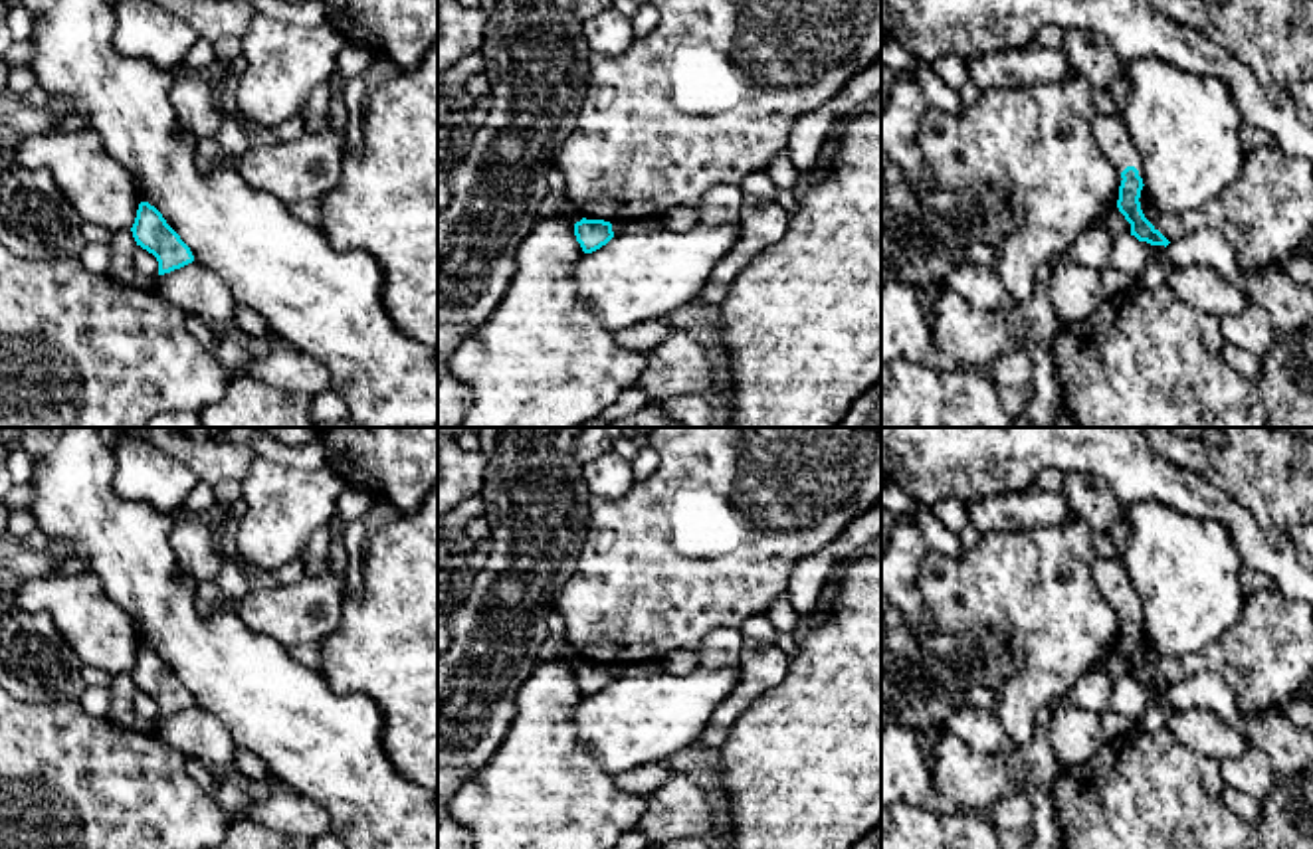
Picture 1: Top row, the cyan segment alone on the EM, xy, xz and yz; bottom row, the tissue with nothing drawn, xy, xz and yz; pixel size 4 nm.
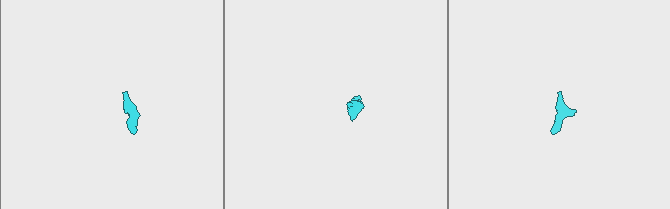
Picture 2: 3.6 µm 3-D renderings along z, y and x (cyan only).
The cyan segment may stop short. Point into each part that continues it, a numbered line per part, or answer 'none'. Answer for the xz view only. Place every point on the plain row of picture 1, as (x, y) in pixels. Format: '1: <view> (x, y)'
none

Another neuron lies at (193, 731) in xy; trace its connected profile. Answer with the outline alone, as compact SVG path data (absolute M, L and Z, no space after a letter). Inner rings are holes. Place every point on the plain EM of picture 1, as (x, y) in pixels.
M196 705L158 718L152 732L174 750L204 762L214 772L232 768L240 752L230 730Z

